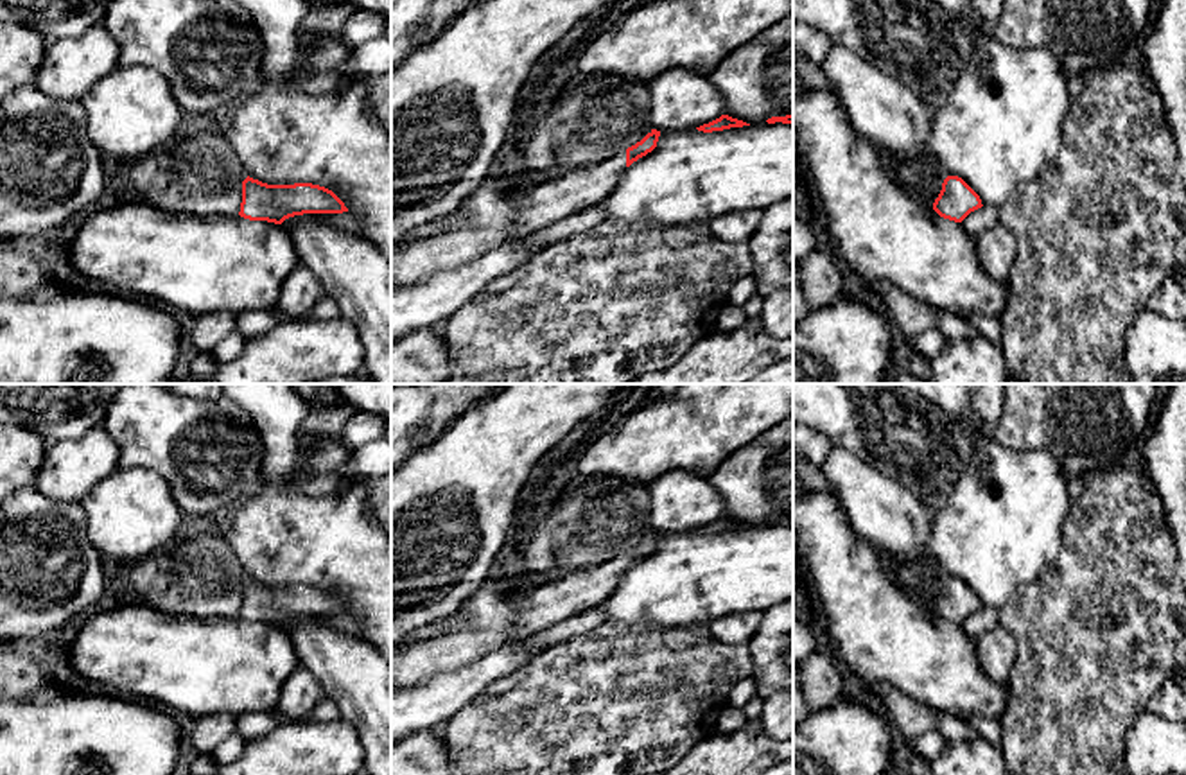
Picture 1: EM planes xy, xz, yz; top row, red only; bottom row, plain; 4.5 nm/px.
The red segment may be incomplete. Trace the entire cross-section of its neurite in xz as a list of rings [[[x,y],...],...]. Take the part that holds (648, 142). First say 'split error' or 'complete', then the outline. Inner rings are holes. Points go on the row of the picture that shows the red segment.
split error; [[[651,129],[641,142],[615,156],[544,181],[513,197],[513,231],[528,237],[605,199],[624,170],[657,147],[660,131]]]

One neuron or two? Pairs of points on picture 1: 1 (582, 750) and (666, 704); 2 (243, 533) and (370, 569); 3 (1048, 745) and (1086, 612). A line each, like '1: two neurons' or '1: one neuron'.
1: one neuron
2: one neuron
3: one neuron

